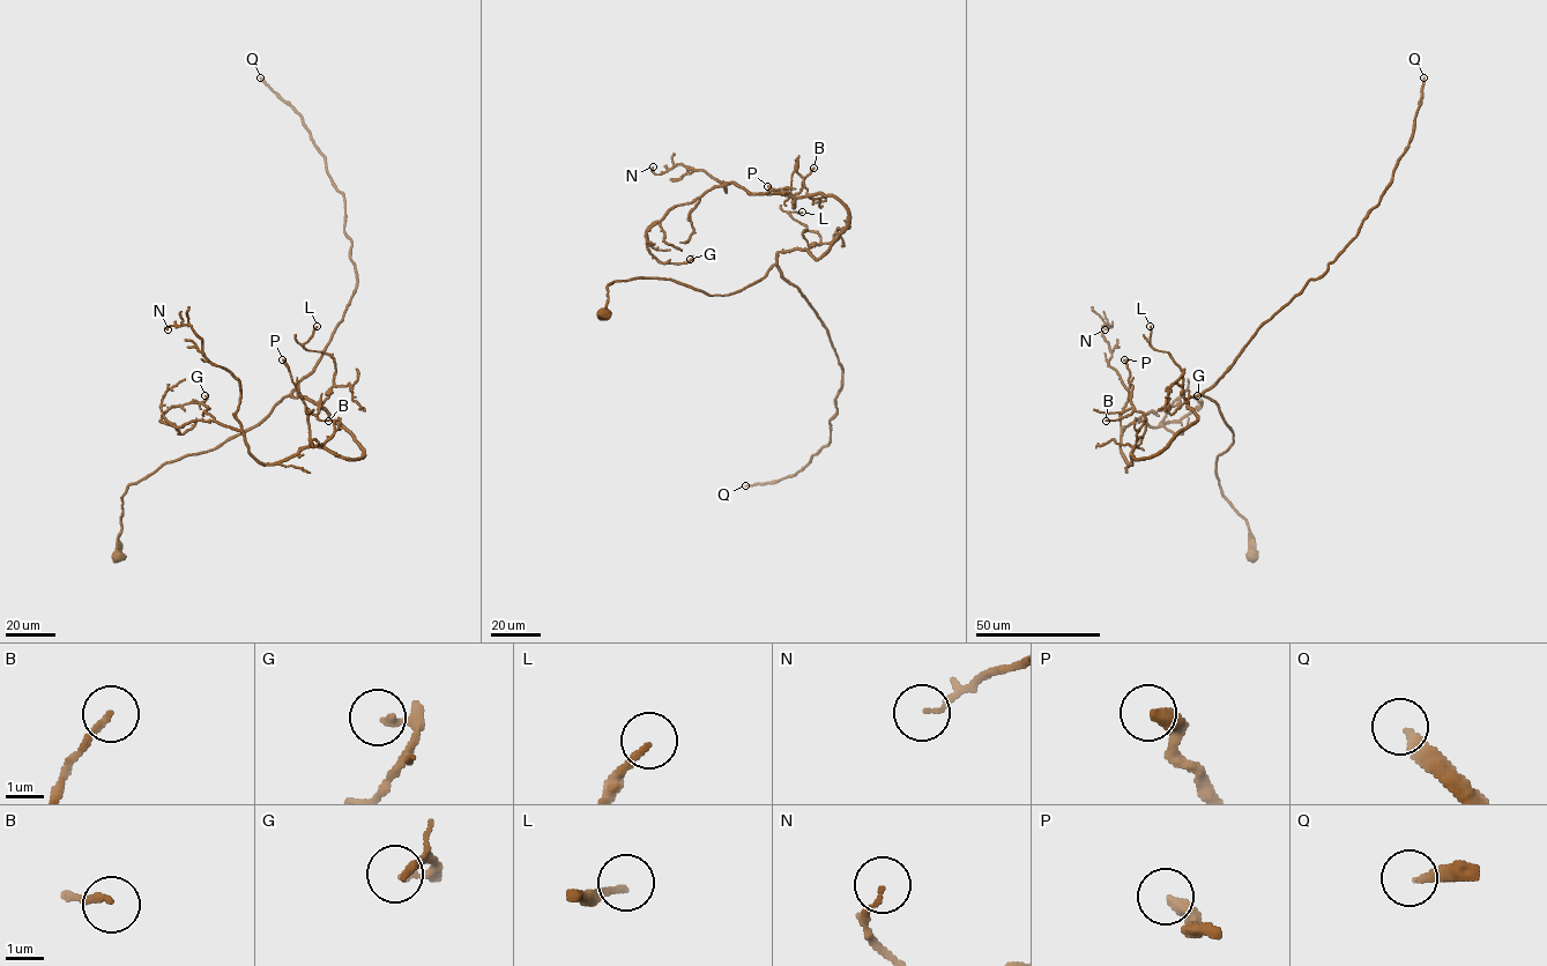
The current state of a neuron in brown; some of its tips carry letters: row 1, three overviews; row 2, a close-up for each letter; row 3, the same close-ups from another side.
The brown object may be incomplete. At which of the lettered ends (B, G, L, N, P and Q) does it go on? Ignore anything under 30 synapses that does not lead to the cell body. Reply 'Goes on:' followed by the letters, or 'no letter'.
Goes on: Q

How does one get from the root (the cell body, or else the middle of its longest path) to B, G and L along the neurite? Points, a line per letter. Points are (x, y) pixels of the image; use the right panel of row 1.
B: (1250, 554), (1217, 476), (1233, 435), (1213, 401), (1189, 396), (1197, 420), (1139, 459), (1145, 415), (1106, 421)
G: (1250, 554), (1213, 401), (1189, 396), (1159, 452), (1121, 451), (1197, 395)
L: (1250, 554), (1248, 522), (1215, 472), (1233, 432), (1213, 401), (1185, 401), (1181, 368), (1151, 347), (1150, 326)

